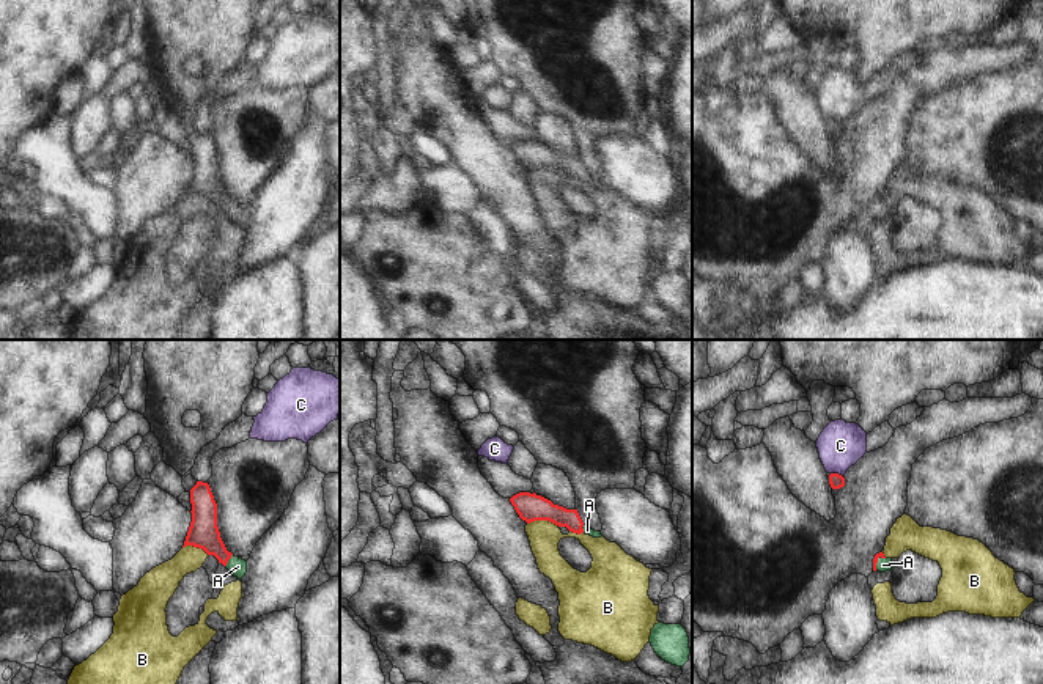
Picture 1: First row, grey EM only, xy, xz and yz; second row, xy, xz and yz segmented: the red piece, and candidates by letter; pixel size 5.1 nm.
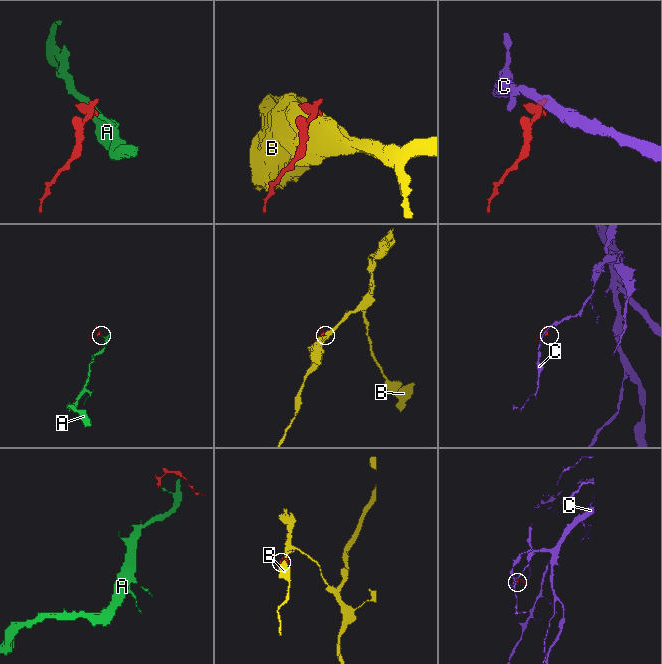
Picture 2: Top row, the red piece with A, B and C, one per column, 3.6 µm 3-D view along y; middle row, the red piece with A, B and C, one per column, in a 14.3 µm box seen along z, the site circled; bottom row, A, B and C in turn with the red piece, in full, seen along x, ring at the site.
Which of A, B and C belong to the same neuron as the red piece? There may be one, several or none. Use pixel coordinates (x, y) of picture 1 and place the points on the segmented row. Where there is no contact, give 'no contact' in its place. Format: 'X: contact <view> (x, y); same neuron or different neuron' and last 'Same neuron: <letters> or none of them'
A: contact xy (228, 558); same neuron
B: contact xz (543, 519); different neuron
C: contact yz (837, 474); different neuron
Same neuron: A

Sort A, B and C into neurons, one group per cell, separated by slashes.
A / B / C

